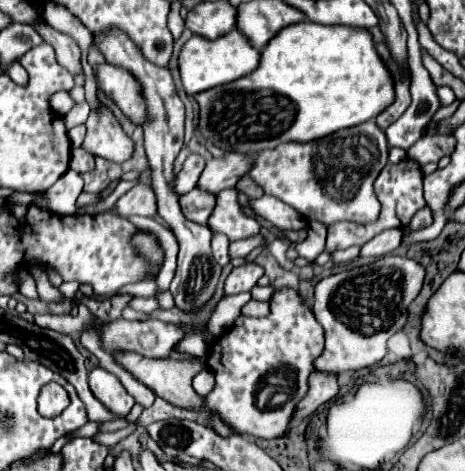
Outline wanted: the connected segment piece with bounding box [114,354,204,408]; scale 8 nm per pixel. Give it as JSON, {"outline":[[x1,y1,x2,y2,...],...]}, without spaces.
{"outline":[[116,354,114,358,120,366,130,370,140,382,144,382,148,388,152,388,158,396,166,398,168,402,182,408,200,408,204,404,204,398,198,396,192,388,192,376,204,368,200,360,192,360,192,362,182,362,182,360,172,360,172,358,154,360,154,358,144,358,140,354]]}

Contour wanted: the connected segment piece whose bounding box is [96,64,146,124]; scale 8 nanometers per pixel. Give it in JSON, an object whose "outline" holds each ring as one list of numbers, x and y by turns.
{"outline":[[102,64,98,66,96,80,100,88,110,94,110,98,122,108,122,112,132,120,142,124,146,118,146,104,140,94,140,84,118,66]]}

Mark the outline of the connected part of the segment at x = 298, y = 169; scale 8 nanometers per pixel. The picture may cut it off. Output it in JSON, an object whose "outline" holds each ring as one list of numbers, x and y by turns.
{"outline":[[368,120,364,124,334,132,330,136,324,136,314,142,298,144,298,142,286,142,276,146,276,150,264,150,258,154,256,164,248,172,266,194,280,198,282,202,296,208,306,220,320,220,326,226,338,220,350,220,350,222,374,222,380,214,380,202,374,194,374,180,380,174,380,170,388,162,388,144,386,134,376,126,374,120]]}

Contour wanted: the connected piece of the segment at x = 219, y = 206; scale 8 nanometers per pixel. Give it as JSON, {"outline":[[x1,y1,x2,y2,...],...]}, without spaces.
{"outline":[[228,188,216,196,216,208,208,220,208,226,212,234,226,234,230,242,250,238,260,232,258,222,244,214,236,188]]}

